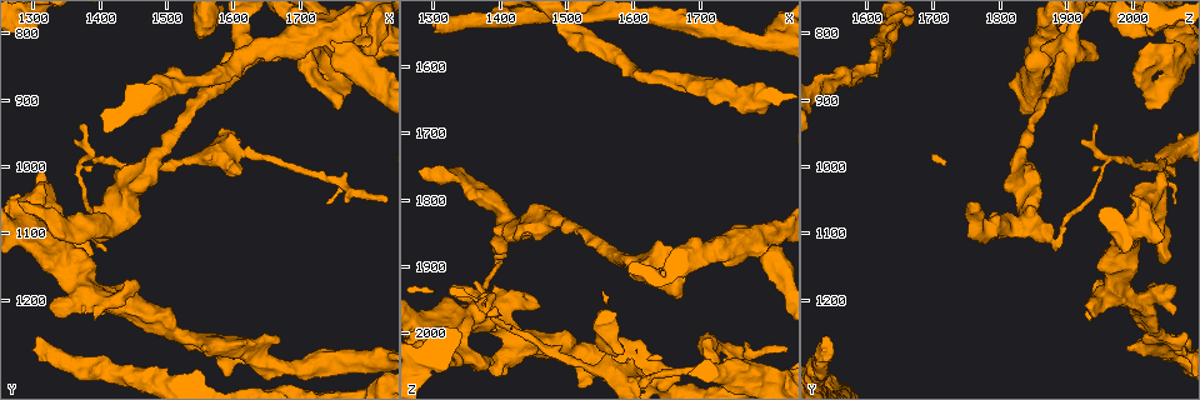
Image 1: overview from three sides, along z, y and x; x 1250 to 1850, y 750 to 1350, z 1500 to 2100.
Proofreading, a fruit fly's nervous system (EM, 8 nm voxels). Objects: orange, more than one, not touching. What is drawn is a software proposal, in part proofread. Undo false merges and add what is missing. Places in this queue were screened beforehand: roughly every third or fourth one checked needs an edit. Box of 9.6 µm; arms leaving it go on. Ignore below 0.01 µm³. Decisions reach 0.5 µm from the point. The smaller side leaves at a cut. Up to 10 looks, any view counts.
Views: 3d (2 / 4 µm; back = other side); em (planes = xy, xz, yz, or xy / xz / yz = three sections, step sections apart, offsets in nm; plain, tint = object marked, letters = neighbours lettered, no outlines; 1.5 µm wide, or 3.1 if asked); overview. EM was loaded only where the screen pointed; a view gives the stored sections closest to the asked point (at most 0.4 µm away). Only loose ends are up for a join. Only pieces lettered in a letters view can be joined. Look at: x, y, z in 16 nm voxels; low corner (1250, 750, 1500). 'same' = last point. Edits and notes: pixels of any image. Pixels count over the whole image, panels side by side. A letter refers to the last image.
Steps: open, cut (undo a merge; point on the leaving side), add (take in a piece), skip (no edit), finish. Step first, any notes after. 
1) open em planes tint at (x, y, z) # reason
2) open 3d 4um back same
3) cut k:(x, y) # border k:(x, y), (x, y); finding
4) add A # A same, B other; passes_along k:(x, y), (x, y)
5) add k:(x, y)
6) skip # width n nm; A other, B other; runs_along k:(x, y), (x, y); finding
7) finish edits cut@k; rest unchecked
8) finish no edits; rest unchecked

open 3d 2um at (1380, 990, 1965) # arms part here

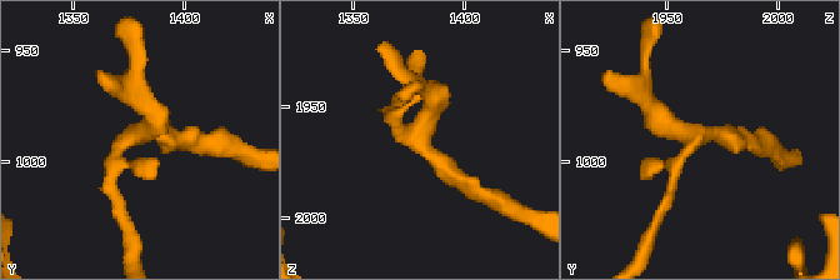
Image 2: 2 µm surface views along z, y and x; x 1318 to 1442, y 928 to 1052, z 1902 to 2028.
open em xz step 4 letters at (1377, 988, 1963) # shape alone is not enough

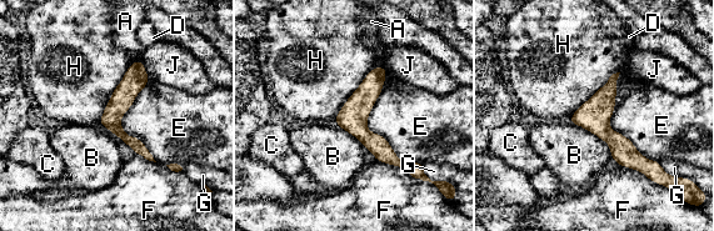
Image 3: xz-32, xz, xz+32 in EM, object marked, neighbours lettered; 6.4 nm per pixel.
skip # A other, B other, C other, D other, E other, F other, G other, H other, J other; border 3:(140, 59), (128, 68), (98, 124); all the same cell

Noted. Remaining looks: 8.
open em planes tint at (1540, 990, 2055) # thick turns thin

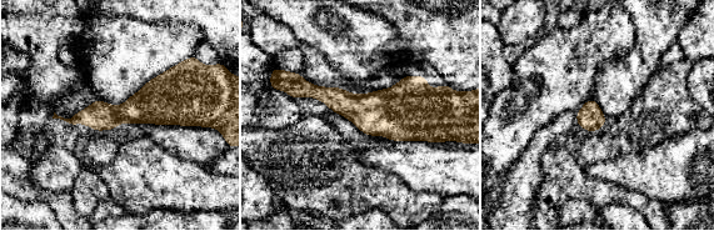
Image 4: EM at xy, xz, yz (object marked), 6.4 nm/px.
open em planes letters same

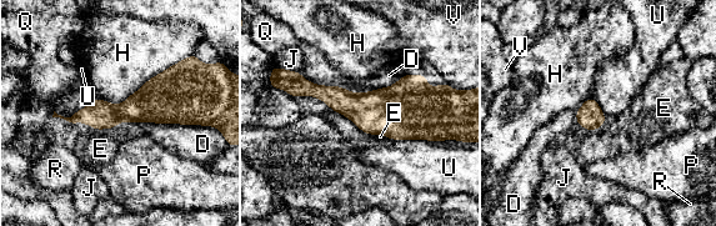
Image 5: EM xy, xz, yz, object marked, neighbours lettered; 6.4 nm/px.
skip # D other, E other, H other, J other, P other, Q other, R other, U other, V other; border 5:(189, 55), (118, 104), (96, 99); one cell here

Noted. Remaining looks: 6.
open 3d 2um back at (1395, 1110, 1880) # abrupt turn

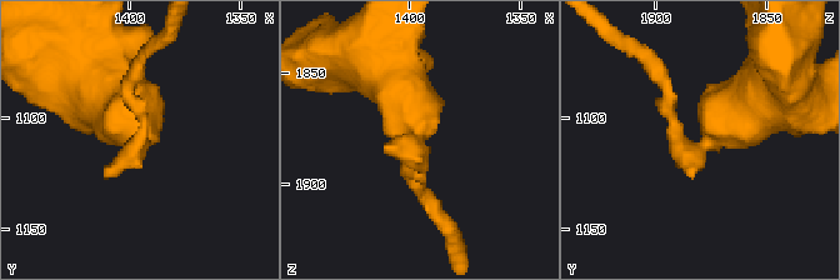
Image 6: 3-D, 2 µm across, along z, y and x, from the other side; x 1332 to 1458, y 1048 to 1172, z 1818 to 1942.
open em planes tint at (1397, 1111, 1883) # need the tissue

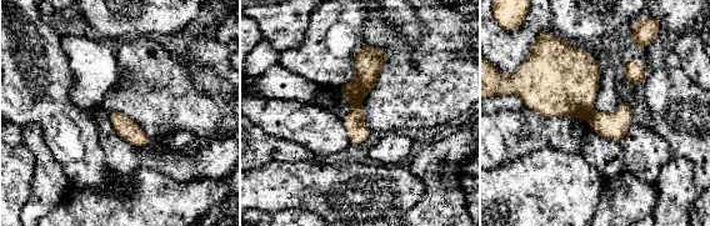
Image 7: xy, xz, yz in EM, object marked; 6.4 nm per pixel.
open em planes letters same # see the neighbours

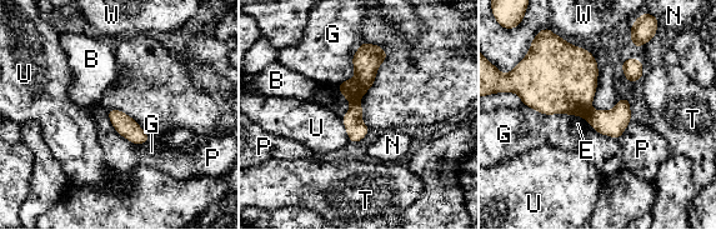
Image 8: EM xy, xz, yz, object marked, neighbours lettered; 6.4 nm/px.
cut 8:(612, 123) # width 140 nm; B other, E other, G other, N other, P other, T other, U other, W other; border 8:(591, 110), (586, 119); a second cell is stuck on

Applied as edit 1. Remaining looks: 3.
open overview # redraw

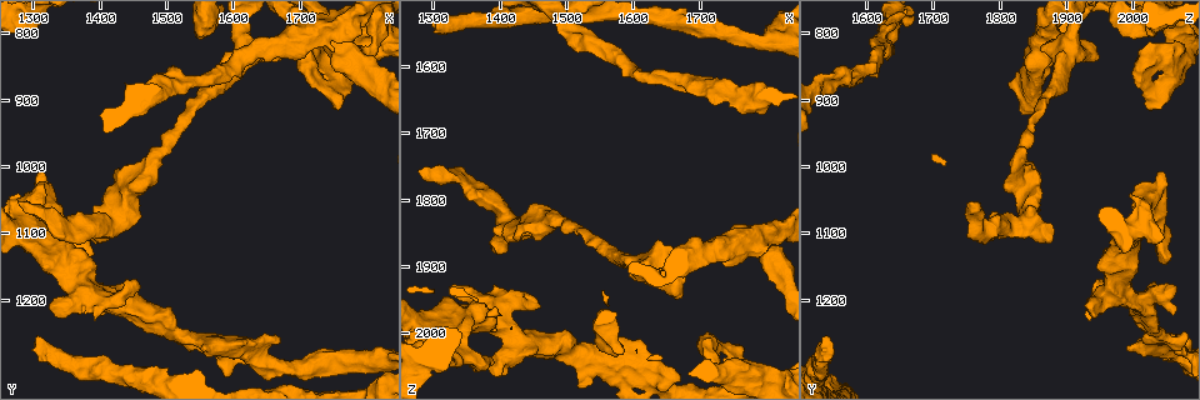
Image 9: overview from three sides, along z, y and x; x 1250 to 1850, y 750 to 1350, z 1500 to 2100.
open 3d 2um at (1755, 790, 1635) # thick turns thin

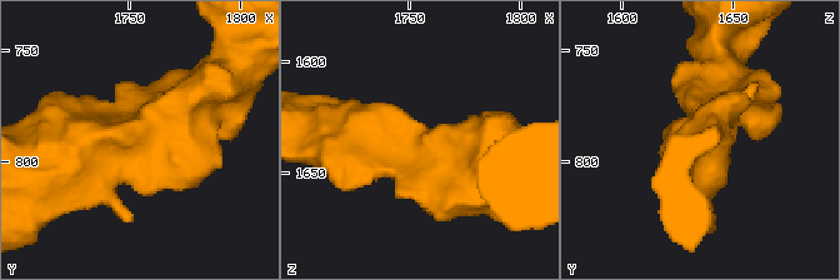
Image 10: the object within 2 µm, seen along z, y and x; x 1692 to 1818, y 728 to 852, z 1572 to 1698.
open em planes letters at (1759, 788, 1639)

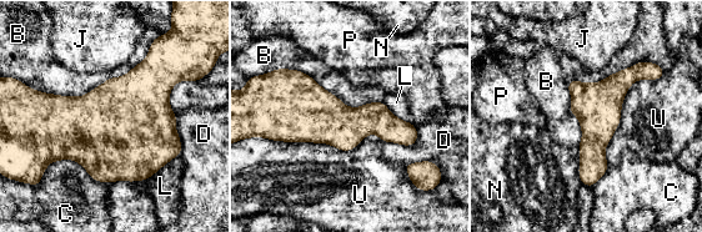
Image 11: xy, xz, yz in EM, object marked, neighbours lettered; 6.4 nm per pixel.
skip # width 300 nm; B other, C other, D other, J other, L other, N other, P other, U other; border 11:(269, 71), (382, 101); one cell here

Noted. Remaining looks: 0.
finish edits cut@8; rest unchecked

